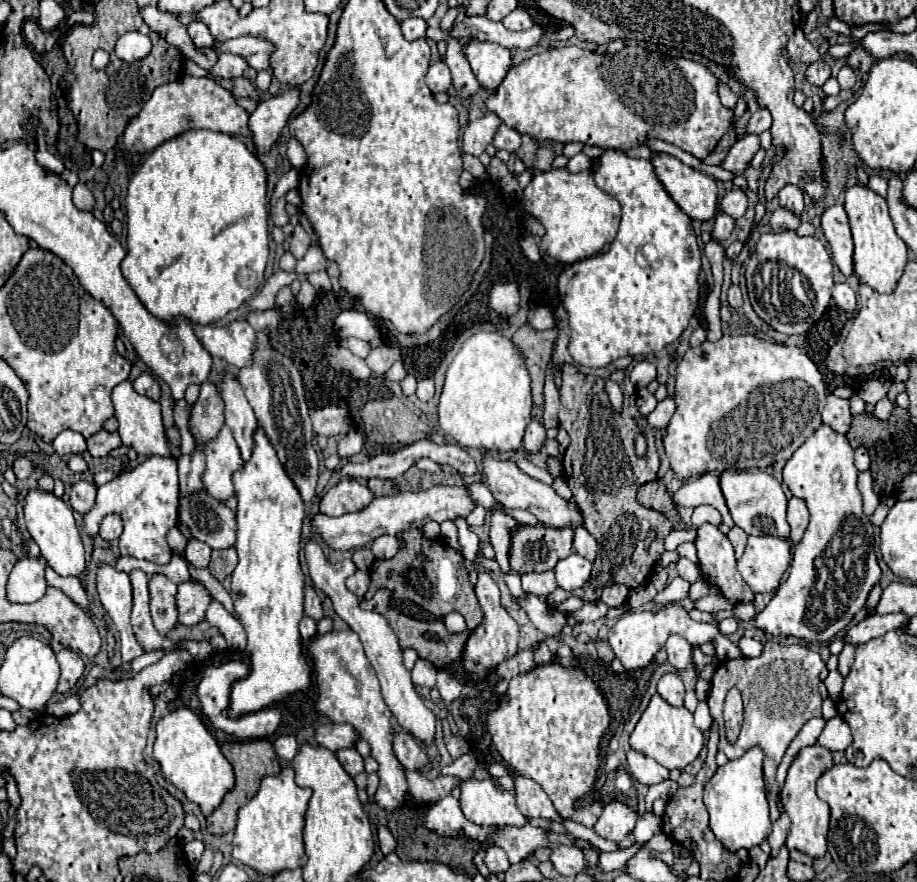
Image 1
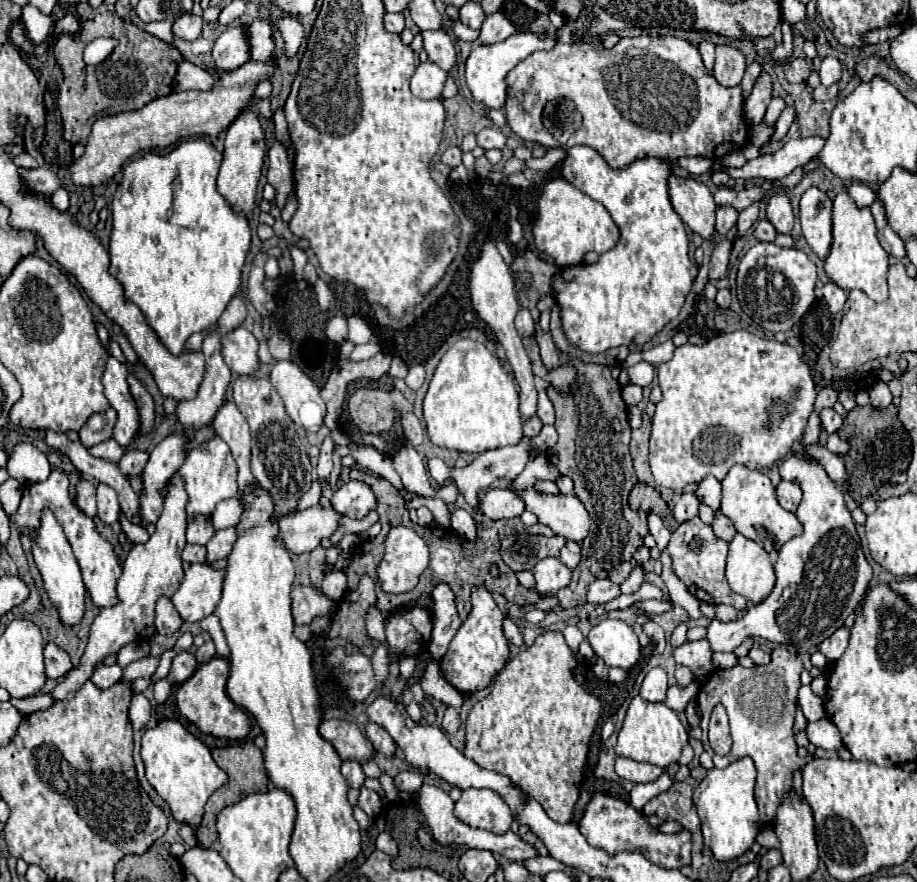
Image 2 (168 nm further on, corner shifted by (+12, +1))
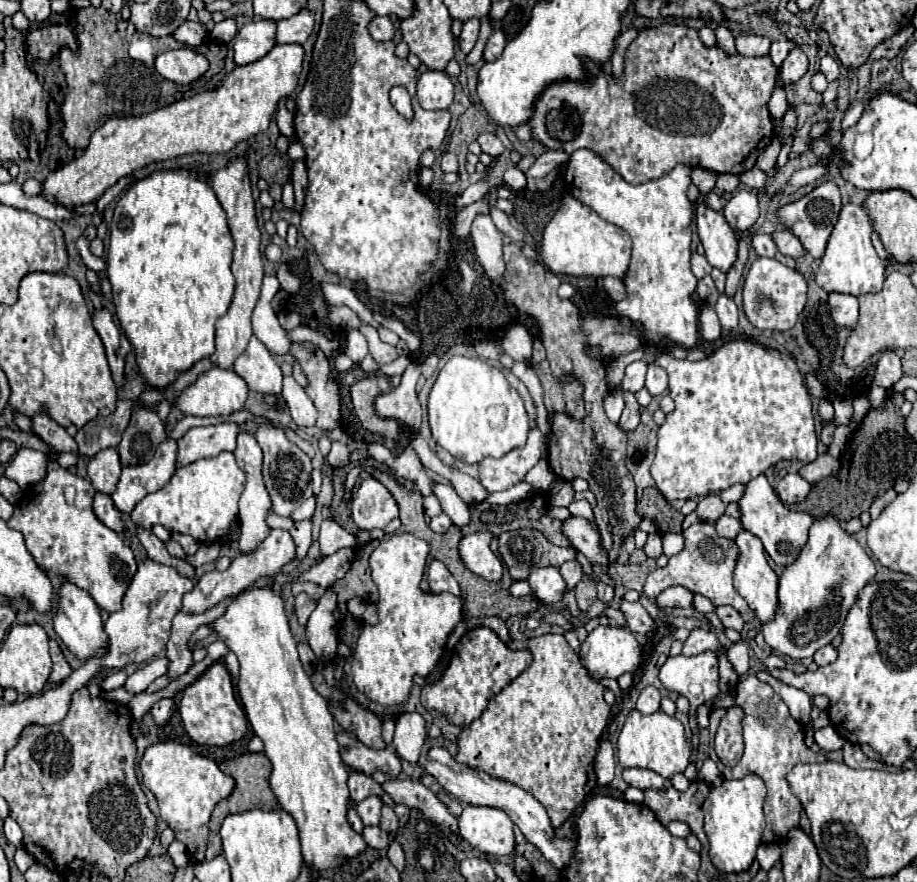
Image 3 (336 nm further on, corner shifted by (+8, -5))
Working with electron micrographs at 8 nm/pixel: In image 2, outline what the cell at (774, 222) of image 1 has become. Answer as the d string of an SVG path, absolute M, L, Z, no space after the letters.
M761 219L761 221L757 223L753 235L757 237L757 241L775 241L777 231L775 231L775 227L773 227L767 219Z

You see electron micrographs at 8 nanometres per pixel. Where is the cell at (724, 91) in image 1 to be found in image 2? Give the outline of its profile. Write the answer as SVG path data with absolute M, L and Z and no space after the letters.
M703 41L703 43L699 45L699 53L701 53L701 57L703 57L703 63L705 63L707 71L713 73L713 63L715 63L715 45L709 43L709 41Z

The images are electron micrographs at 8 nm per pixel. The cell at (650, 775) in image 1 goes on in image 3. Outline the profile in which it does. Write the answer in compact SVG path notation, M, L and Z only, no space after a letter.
M625 769L623 771L623 779L631 785L631 787L637 787L641 791L645 789L669 789L671 787L671 781L657 775L655 771L649 771L649 769Z

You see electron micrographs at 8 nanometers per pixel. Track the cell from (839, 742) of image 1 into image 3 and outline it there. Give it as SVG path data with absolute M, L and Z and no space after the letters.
M827 725L827 727L815 731L815 743L823 751L835 751L835 749L841 749L845 741L843 741L843 737L831 725Z

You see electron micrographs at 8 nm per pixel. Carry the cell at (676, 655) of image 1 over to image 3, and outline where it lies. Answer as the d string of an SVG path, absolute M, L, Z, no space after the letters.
M621 601L621 607L619 611L623 611L625 615L625 621L627 621L627 627L631 631L637 631L641 635L653 631L655 623L651 619L651 615L643 609L643 605L637 601L637 603L629 603L629 601Z

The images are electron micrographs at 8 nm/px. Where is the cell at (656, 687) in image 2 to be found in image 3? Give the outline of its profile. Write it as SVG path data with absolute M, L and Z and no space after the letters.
M645 687L641 693L639 693L639 699L637 699L637 711L643 713L643 715L649 715L649 713L655 713L659 711L659 701L661 701L661 693L657 691L657 687Z

